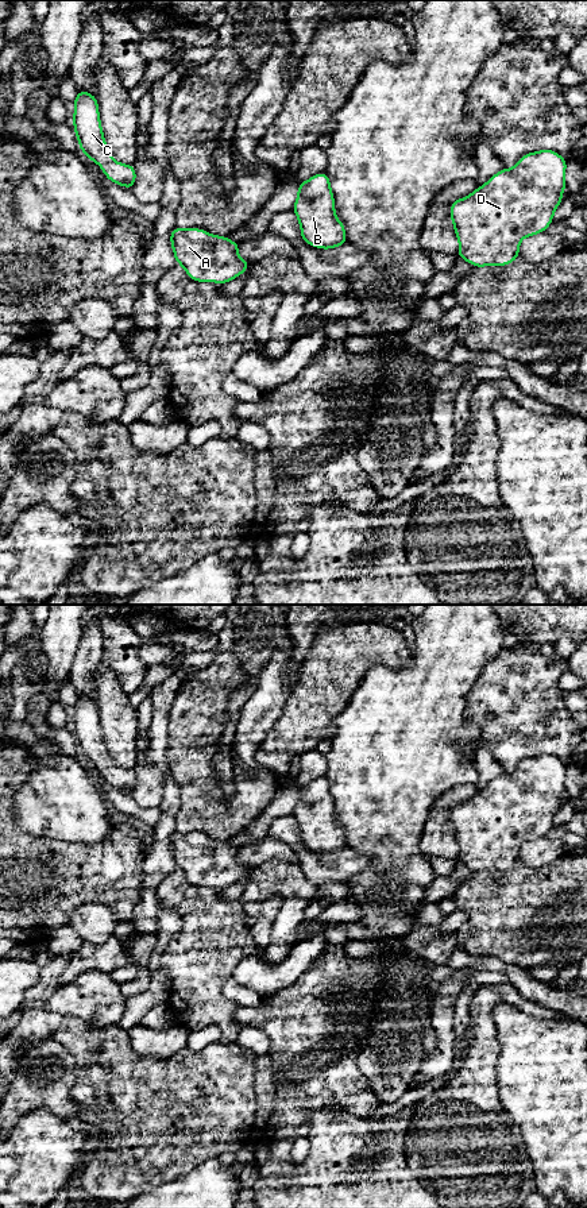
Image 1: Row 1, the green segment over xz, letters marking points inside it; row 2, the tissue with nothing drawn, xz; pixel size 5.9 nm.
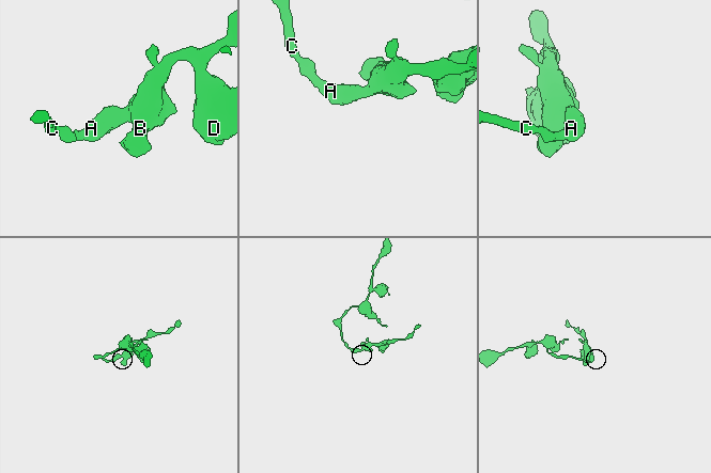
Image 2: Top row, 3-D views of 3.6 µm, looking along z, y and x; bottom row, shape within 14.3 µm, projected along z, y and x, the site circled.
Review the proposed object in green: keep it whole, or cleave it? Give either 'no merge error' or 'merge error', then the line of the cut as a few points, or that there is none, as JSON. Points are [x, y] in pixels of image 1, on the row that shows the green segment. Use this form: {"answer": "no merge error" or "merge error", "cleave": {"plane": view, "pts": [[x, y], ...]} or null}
{"answer": "no merge error", "cleave": null}

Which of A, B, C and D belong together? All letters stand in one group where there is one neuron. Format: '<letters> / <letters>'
A B C D

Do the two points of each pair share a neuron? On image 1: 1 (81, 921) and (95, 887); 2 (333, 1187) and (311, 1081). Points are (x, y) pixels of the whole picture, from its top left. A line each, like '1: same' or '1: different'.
1: different
2: different

